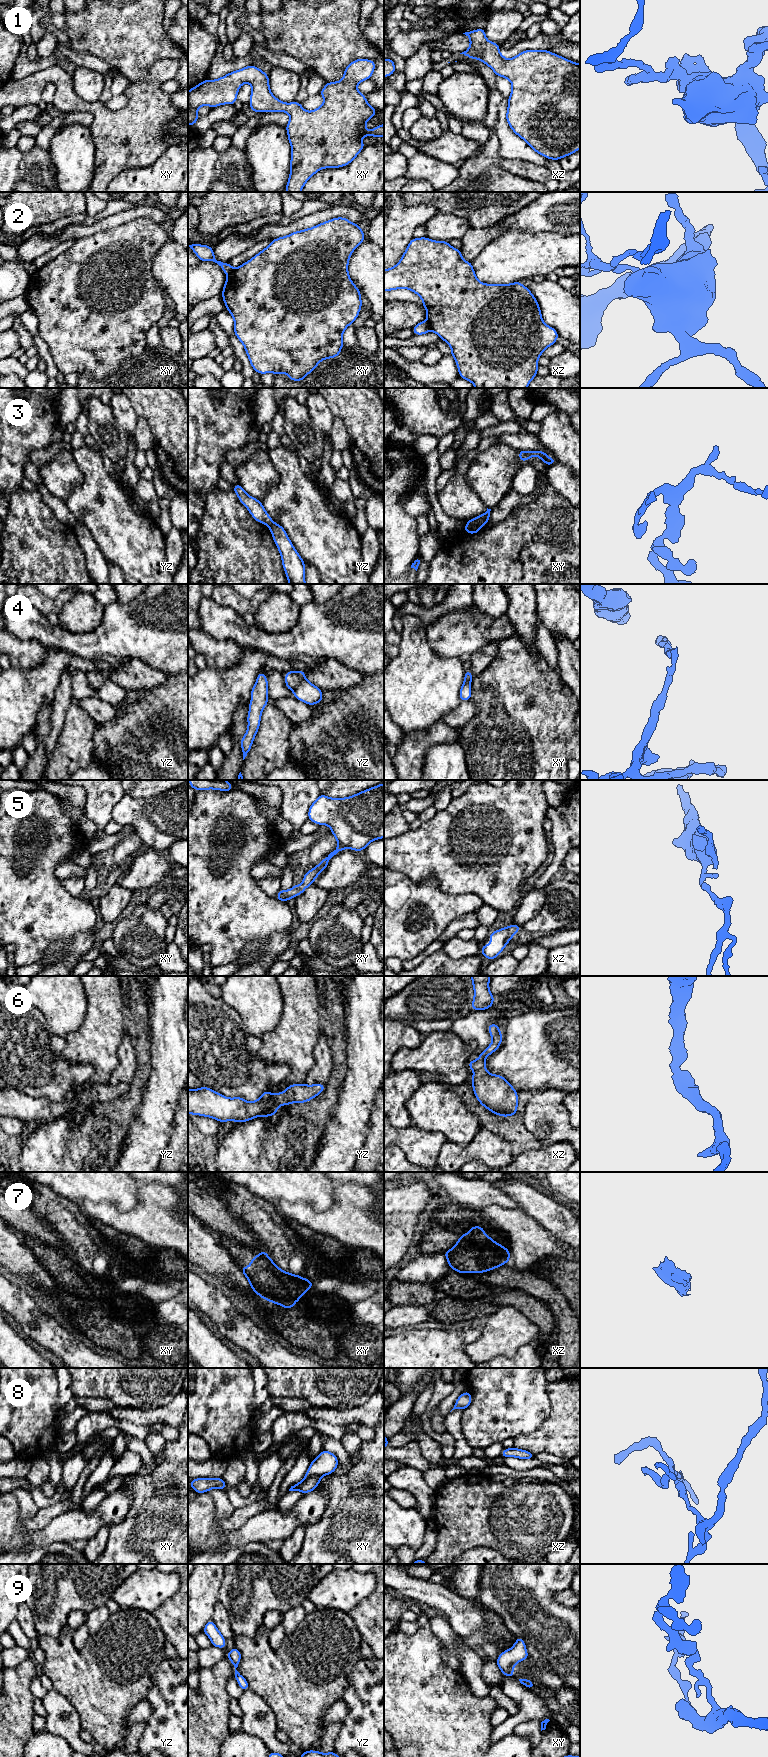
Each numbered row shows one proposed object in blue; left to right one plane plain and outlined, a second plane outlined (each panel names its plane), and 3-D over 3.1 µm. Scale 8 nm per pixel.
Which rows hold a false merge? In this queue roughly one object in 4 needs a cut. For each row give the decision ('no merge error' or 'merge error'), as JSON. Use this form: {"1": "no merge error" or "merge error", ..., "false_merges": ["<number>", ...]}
{"1": "no merge error", "2": "merge error", "3": "no merge error", "4": "merge error", "5": "no merge error", "6": "no merge error", "7": "no merge error", "8": "merge error", "9": "no merge error", "false_merges": ["2", "4", "8"]}

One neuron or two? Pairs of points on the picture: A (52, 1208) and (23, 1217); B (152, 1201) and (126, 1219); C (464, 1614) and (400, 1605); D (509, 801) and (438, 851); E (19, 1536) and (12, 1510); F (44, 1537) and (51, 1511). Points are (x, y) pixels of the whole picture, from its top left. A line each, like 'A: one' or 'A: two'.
A: two
B: one
C: two
D: one
E: one
F: two

